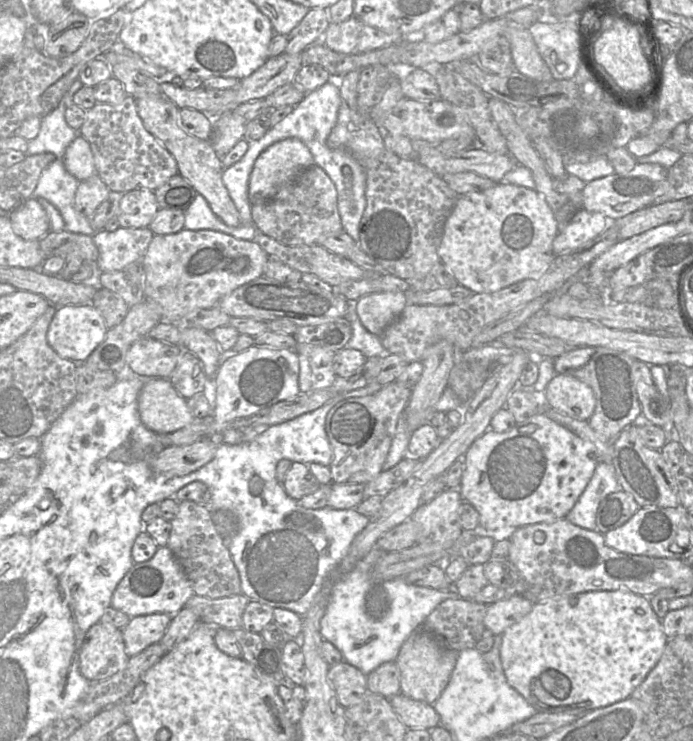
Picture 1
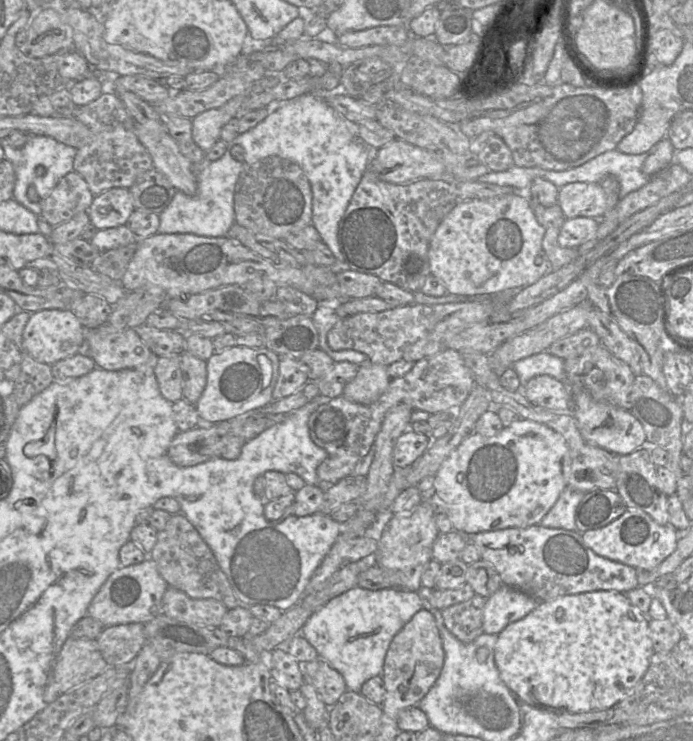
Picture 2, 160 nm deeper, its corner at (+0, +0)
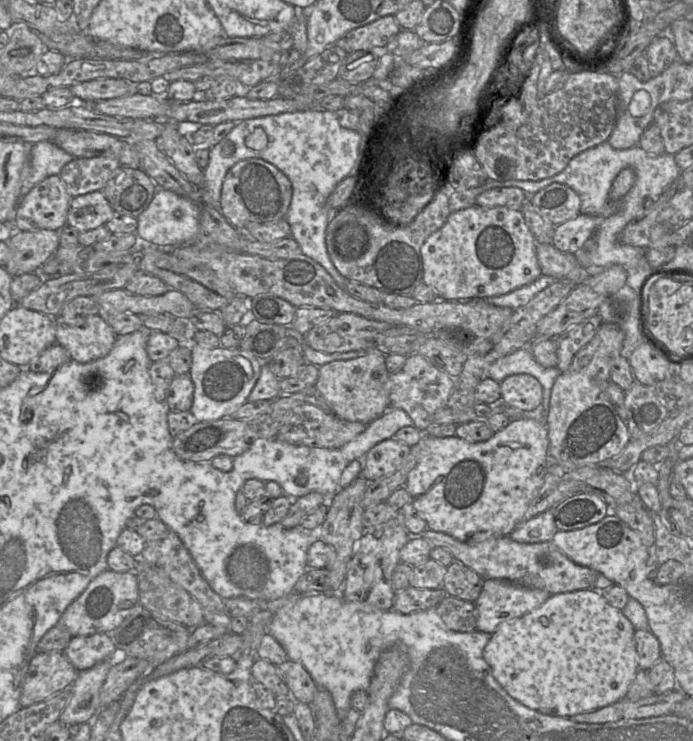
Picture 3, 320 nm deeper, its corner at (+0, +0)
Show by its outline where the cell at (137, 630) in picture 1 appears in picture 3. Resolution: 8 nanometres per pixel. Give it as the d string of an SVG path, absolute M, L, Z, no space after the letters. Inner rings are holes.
M95 633L72 637L63 652L78 671L83 671L109 660L116 650L107 633Z

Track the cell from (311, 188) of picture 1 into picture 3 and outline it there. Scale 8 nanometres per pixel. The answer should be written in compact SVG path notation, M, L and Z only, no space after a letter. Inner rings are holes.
M247 158L237 162L226 173L218 208L230 224L243 231L249 224L285 219L292 194L290 180L278 168L261 158Z

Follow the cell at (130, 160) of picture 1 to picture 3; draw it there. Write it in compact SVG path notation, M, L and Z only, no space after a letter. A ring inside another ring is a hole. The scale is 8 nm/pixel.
M80 157L67 163L59 176L64 181L67 192L75 197L102 191L121 166L118 159L114 157Z

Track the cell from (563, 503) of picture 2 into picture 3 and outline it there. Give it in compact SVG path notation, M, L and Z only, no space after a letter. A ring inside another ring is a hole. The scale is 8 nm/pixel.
M547 510L523 521L509 536L516 542L530 544L551 541L557 531L552 510Z

